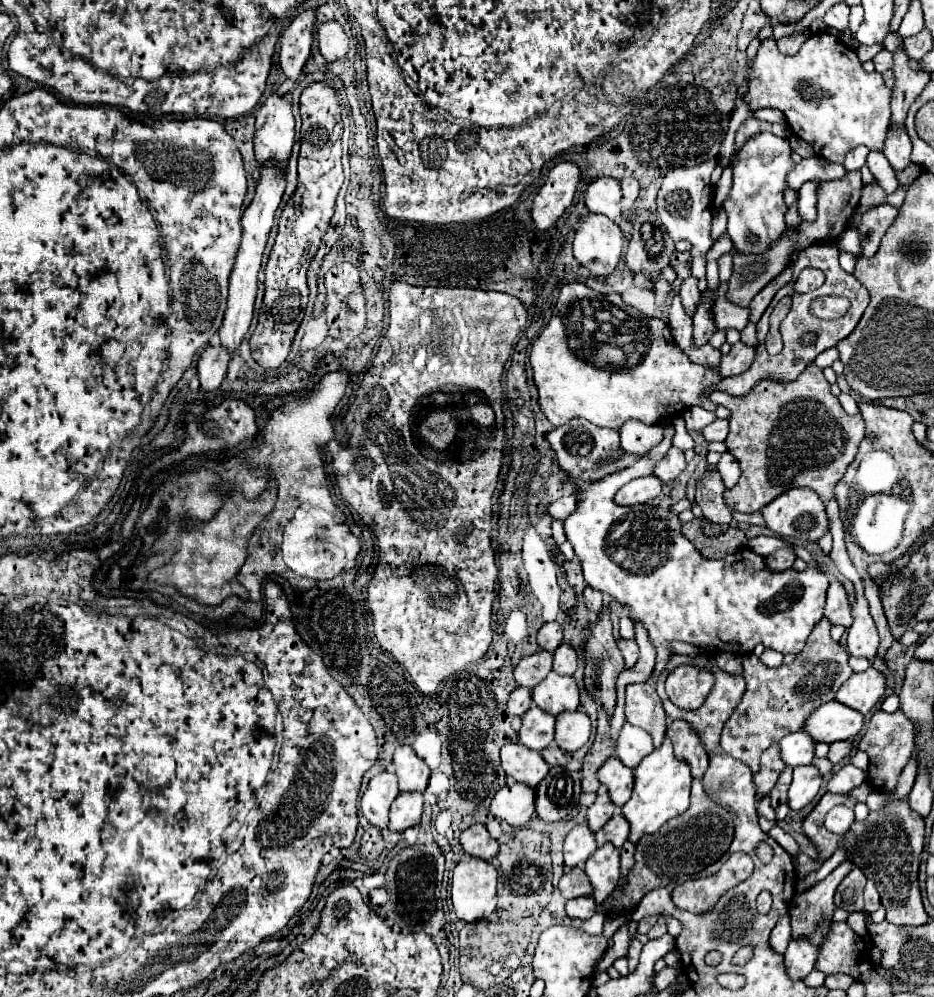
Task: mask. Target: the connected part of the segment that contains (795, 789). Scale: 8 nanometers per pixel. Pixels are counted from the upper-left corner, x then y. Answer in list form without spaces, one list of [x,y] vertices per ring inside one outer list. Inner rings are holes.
[[[795,766],[793,768],[793,782],[789,788],[789,806],[793,810],[801,810],[807,806],[819,792],[823,784],[823,774],[817,772],[817,766]]]

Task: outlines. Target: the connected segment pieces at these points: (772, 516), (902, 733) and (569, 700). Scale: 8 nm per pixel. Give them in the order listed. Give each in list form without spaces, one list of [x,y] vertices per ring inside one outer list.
[[[791,488],[761,508],[765,524],[779,536],[819,540],[827,528],[825,506],[815,490]]]
[[[877,710],[871,716],[871,722],[867,724],[865,732],[895,732],[895,734],[863,734],[861,742],[859,742],[859,750],[869,754],[869,776],[873,780],[873,786],[879,792],[885,792],[889,795],[893,791],[893,786],[897,782],[897,776],[901,774],[905,762],[909,762],[911,752],[913,752],[913,724],[905,718],[905,714],[901,714],[901,710],[887,714],[883,710]]]
[[[549,672],[549,676],[533,688],[533,702],[545,710],[547,714],[561,714],[565,710],[579,708],[579,688],[573,676],[561,676],[557,672]]]

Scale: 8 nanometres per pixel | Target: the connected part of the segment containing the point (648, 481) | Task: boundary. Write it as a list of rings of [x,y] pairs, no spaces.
[[[653,474],[645,476],[645,478],[635,478],[629,484],[625,484],[623,488],[619,488],[619,492],[615,494],[615,502],[623,504],[623,506],[647,504],[661,494],[661,488],[663,488],[663,484]]]

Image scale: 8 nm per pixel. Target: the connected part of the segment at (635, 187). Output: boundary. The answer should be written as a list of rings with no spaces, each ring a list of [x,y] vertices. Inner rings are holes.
[[[623,178],[621,188],[623,188],[623,198],[627,202],[635,202],[635,198],[639,196],[639,182],[635,178]]]

